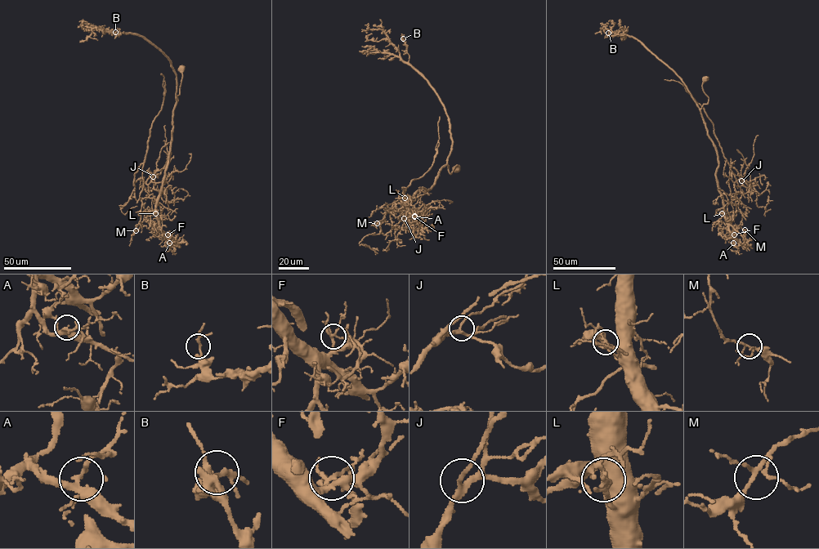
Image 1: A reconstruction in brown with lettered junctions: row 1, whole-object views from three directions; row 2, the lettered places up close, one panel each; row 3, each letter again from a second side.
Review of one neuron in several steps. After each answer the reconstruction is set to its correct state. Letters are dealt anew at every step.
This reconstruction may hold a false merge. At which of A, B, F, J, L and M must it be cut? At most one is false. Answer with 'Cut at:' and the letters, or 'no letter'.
Cut at: L

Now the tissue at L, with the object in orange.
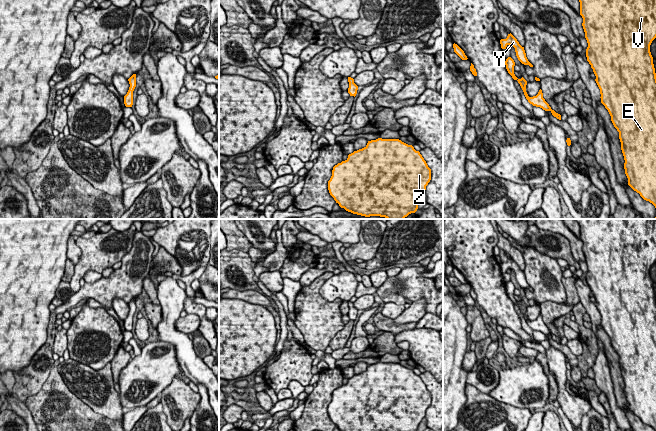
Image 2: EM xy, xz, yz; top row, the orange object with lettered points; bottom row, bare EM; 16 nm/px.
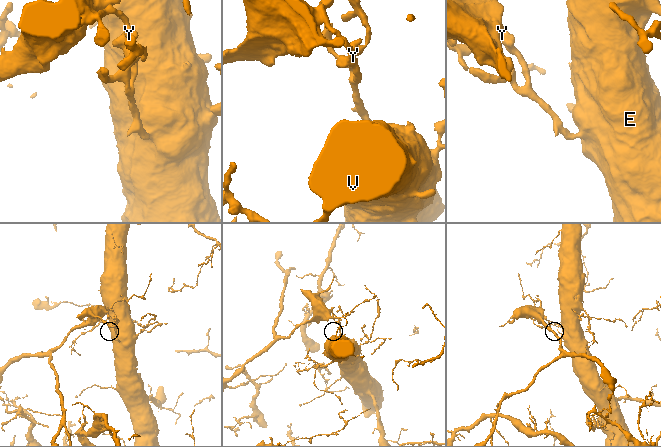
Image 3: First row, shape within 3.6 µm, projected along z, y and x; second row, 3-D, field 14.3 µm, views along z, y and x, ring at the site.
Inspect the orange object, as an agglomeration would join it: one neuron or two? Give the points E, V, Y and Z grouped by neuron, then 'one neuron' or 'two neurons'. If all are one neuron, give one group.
E V Z / Y; two neurons

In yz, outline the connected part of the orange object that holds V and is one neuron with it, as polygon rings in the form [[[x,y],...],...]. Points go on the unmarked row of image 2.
[[[576,219],[588,267],[587,285],[596,300],[601,327],[619,356],[628,409],[656,431],[656,297],[650,269],[656,262],[656,219]]]

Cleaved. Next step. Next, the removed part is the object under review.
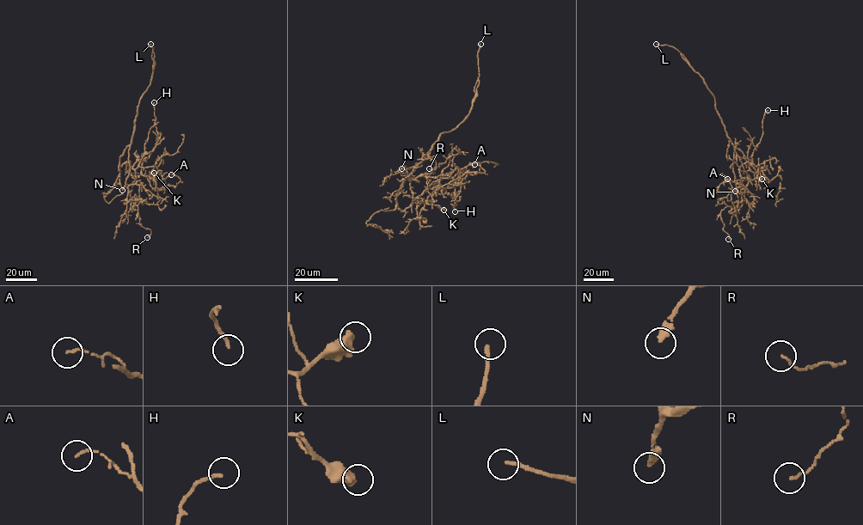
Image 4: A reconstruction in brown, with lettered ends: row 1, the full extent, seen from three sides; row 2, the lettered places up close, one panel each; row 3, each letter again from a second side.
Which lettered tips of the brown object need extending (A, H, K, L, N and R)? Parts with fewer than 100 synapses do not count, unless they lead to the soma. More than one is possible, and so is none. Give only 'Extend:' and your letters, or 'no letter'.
Extend: L, N

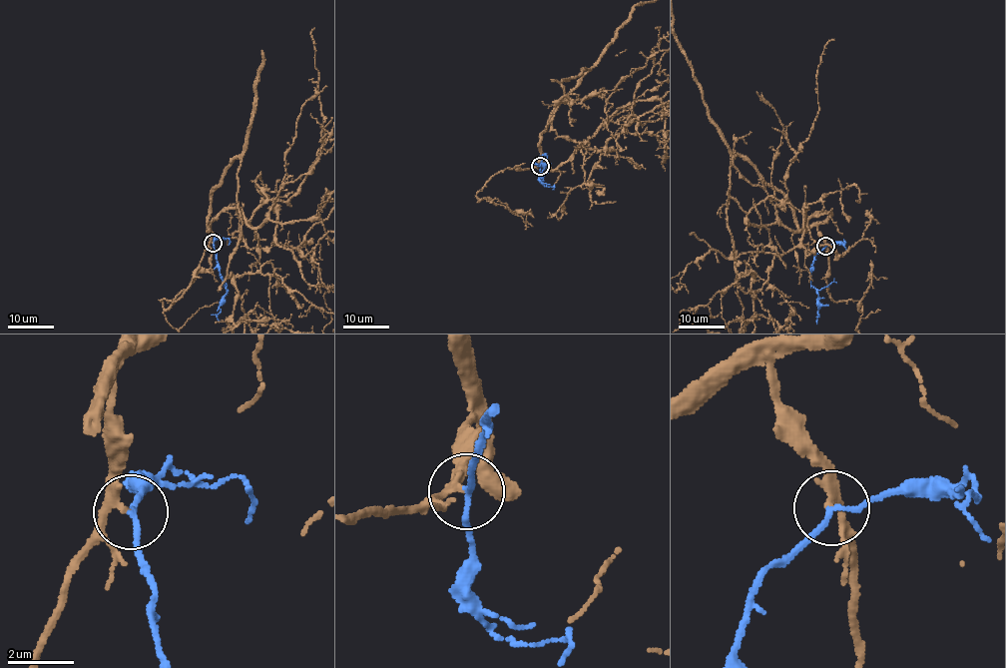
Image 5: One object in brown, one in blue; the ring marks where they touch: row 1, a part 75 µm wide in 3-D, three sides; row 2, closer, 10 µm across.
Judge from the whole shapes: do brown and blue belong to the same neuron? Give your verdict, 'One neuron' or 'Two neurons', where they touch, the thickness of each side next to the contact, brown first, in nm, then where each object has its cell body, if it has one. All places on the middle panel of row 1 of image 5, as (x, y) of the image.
One neuron. Place: (540, 166). Thickness 180 nm (brown) against 150 nm. Soma of brown: none. Soma of blue: none

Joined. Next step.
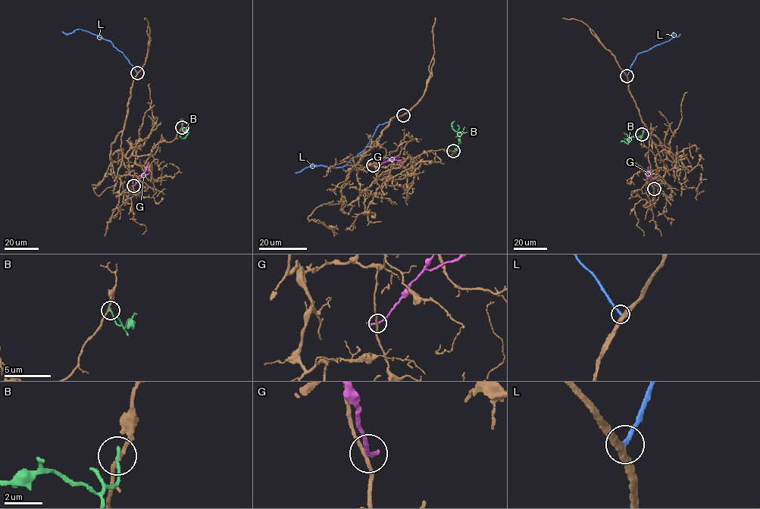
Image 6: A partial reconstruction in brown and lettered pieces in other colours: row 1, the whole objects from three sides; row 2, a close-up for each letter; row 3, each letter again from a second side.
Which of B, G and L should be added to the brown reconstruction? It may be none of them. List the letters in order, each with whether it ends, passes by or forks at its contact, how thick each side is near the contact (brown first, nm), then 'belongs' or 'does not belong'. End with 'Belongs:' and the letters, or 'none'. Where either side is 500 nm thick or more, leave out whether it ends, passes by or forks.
B: it ends; calibres 170 and 160 nm; does not belong
G: it passes by; calibres 180 and 160 nm; does not belong
L: it ends; calibres 280 and 240 nm; does not belong
Belongs: none

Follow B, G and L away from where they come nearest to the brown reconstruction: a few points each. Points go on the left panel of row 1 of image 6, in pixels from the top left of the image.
B: (182, 127), (186, 129), (186, 135), (181, 136)
G: (133, 185), (148, 163)
L: (137, 73), (111, 42), (80, 29), (68, 34), (62, 32)

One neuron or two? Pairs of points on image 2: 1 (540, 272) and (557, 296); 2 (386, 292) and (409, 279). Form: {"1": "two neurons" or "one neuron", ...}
{"1": "one neuron", "2": "one neuron"}

